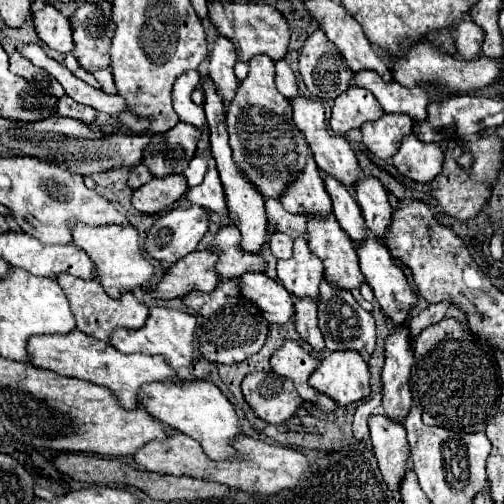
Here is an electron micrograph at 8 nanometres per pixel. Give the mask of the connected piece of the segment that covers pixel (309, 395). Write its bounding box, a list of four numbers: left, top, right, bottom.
[271,340,337,414]

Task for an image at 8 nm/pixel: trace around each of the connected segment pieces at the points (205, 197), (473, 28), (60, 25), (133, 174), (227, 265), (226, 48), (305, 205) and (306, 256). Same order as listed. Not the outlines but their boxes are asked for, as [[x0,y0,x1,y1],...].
[[187,168,227,216],[455,20,483,60],[33,4,73,52],[127,164,151,190],[209,224,267,278],[209,36,239,108],[279,156,331,218],[277,238,323,302]]

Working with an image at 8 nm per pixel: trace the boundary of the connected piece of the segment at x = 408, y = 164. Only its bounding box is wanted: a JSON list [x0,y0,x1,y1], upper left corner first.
[393,134,443,182]

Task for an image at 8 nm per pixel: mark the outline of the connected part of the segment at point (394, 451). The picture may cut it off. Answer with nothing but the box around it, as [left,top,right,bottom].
[369,414,409,494]

